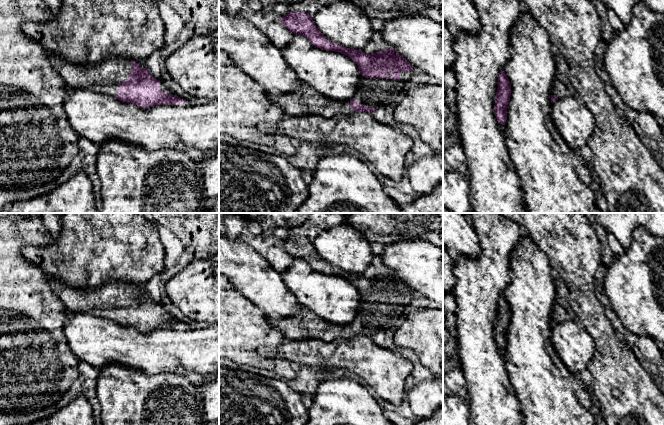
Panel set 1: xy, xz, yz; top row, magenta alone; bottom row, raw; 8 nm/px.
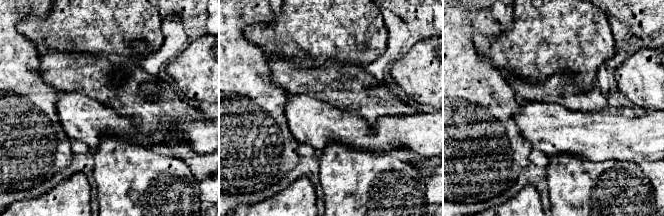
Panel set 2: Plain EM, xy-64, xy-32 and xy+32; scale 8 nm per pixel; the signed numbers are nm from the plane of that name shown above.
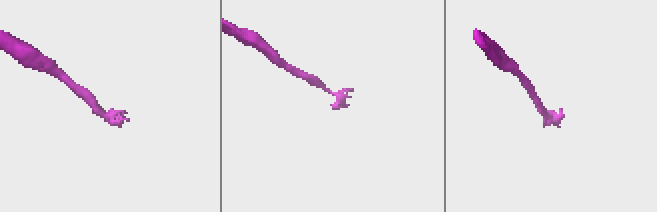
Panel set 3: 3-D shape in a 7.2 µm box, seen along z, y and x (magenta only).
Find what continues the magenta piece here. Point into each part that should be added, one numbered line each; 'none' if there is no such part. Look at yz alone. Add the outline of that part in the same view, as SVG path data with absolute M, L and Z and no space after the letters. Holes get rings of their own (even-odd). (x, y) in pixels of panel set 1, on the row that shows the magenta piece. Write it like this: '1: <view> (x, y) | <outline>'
1: yz (563, 87) | M560 52L554 55L554 60L556 65L556 73L551 95L556 95L558 99L577 96L569 77L568 63Z

